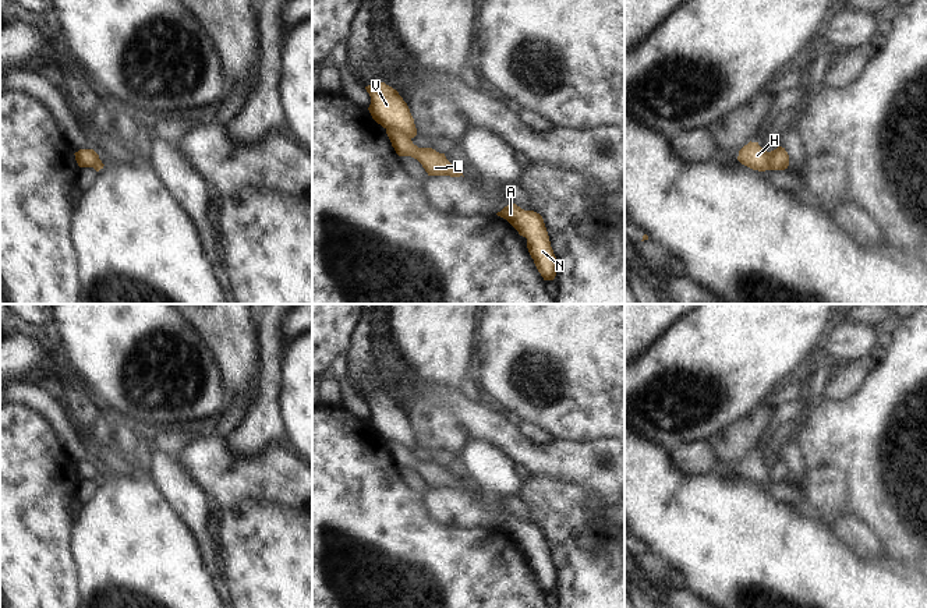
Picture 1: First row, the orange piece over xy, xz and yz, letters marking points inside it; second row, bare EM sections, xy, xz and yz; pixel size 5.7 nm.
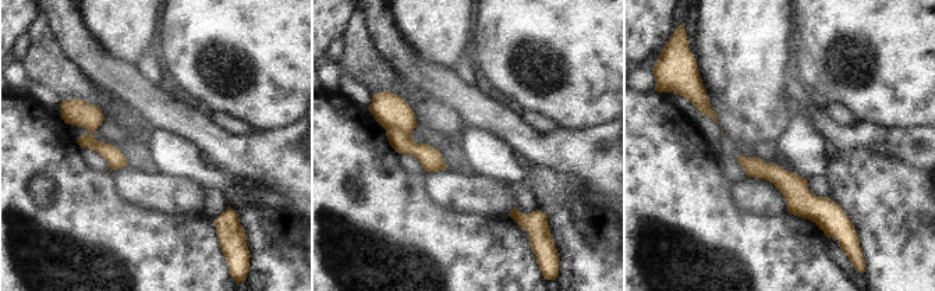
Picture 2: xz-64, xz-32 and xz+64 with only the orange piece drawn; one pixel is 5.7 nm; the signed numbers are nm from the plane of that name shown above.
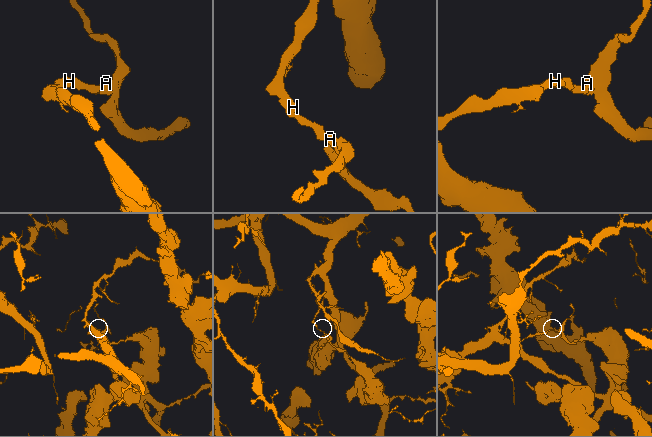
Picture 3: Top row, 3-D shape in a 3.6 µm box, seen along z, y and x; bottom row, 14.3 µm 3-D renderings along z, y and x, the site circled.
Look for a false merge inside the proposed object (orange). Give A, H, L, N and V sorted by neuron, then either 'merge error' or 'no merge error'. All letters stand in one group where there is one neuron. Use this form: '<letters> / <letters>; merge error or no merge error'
A L N / H V; merge error

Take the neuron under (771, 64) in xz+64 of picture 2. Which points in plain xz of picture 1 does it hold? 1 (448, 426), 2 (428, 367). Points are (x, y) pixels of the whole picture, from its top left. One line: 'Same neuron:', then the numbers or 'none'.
Same neuron: 1, 2

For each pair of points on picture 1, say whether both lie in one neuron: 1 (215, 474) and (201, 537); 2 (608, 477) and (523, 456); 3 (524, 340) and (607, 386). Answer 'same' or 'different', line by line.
1: different
2: same
3: same

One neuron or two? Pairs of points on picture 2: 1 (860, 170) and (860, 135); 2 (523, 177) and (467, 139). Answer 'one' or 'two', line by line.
1: two
2: one

